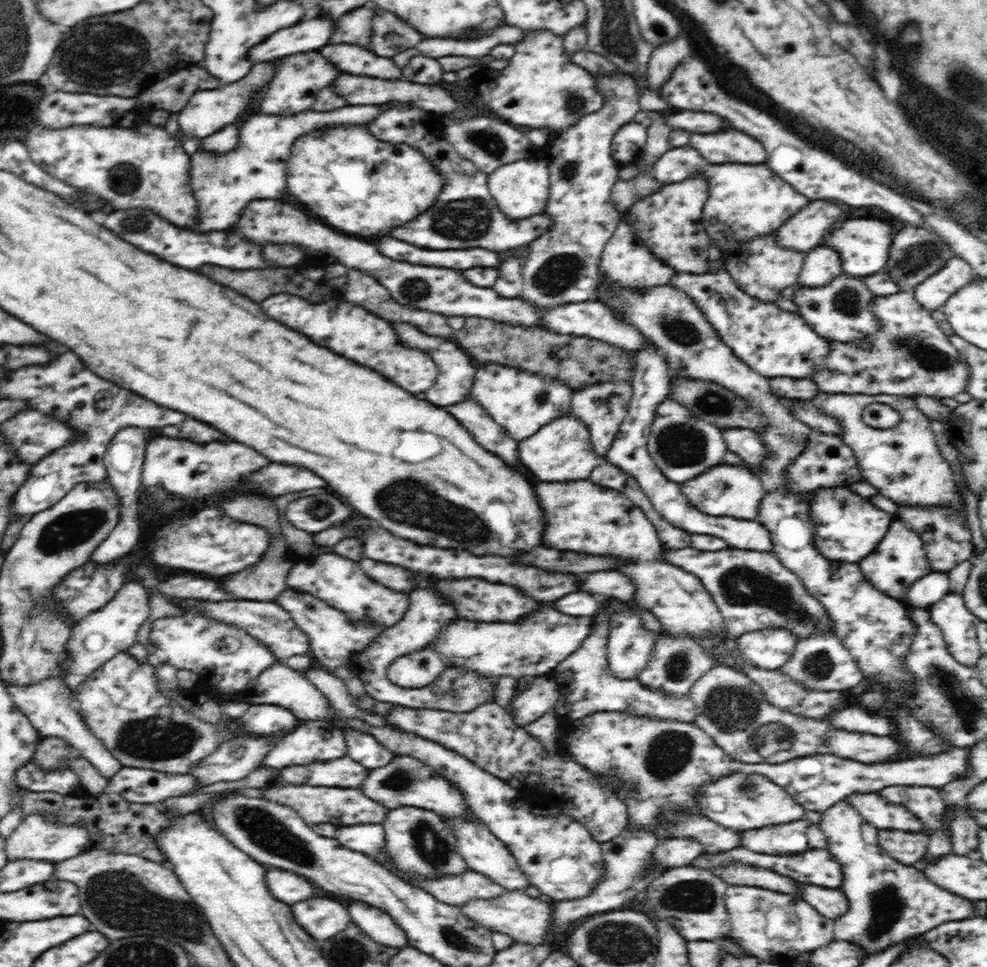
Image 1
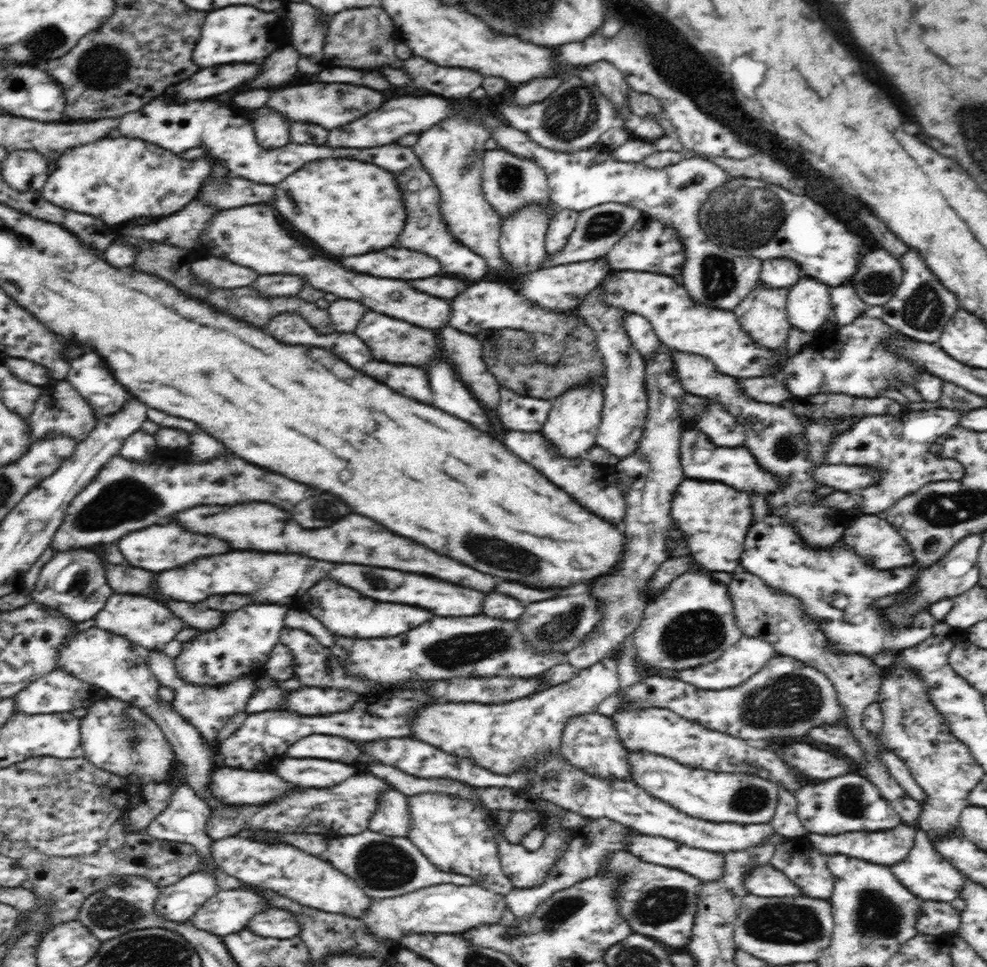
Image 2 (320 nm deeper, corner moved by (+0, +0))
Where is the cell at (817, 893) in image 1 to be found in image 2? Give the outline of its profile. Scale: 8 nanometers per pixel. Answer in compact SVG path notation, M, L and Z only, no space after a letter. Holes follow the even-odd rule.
M772 864L754 865L750 874L745 876L743 883L746 891L755 896L767 898L805 896L798 886Z

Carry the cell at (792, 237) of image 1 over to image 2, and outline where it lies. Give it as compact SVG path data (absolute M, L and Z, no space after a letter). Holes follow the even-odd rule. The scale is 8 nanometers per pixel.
M789 258L762 260L759 282L768 288L794 286L803 276L802 269Z

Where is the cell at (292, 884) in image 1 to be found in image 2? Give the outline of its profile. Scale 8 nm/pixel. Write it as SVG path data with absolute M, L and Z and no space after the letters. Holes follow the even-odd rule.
M224 890L208 898L191 922L194 927L223 938L247 929L250 918L268 909L266 899L256 890Z

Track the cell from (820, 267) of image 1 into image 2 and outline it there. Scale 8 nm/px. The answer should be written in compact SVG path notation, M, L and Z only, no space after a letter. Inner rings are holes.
M803 275L787 296L787 319L794 328L818 335L818 328L829 320L831 295L827 284Z

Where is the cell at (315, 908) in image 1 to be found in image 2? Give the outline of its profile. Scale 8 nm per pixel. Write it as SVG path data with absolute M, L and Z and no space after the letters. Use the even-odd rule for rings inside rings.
M271 907L256 914L254 920L250 920L248 928L250 928L250 933L258 934L260 937L280 940L300 936L300 932L302 932L298 917L294 917L292 912Z

